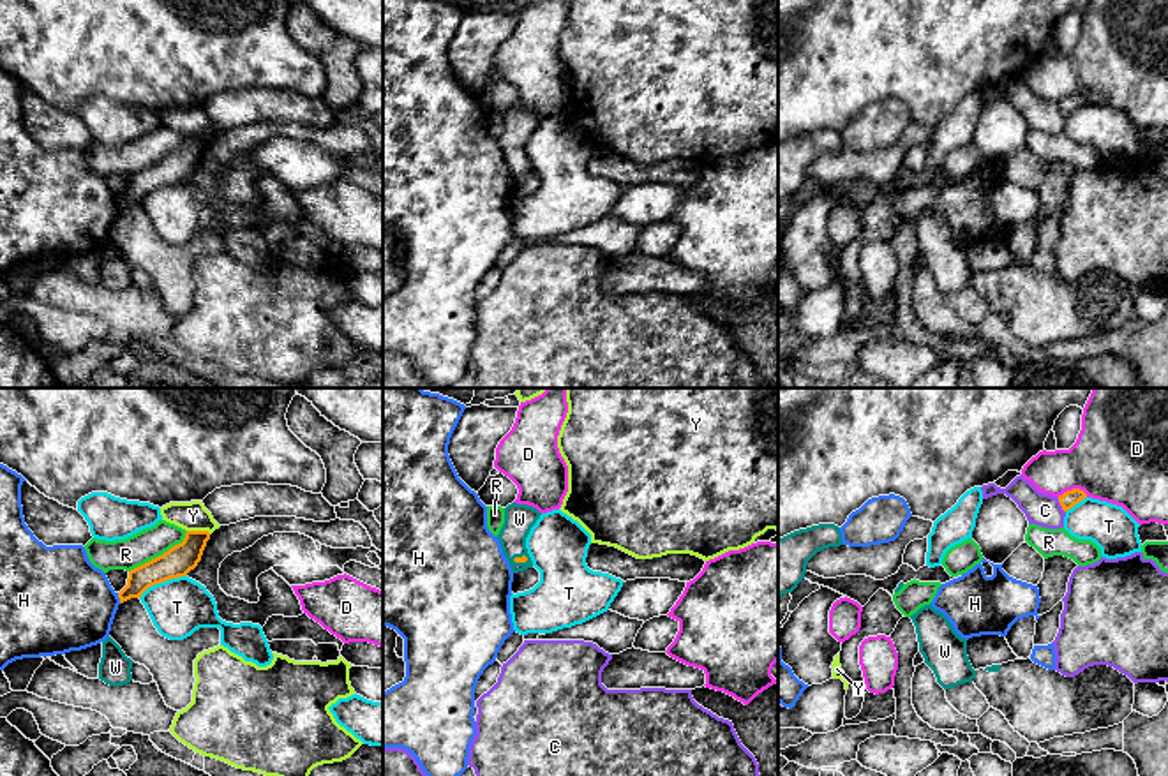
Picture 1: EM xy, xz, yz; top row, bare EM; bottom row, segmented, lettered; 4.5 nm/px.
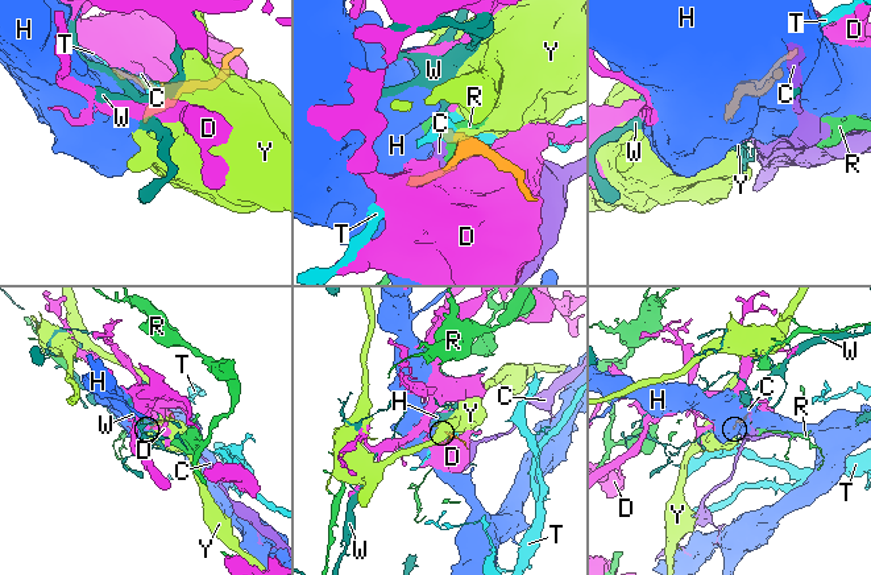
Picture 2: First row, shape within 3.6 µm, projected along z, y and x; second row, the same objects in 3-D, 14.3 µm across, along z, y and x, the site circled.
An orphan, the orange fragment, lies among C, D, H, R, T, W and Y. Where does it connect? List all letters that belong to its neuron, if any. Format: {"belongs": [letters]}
{"belongs": ["W"]}

